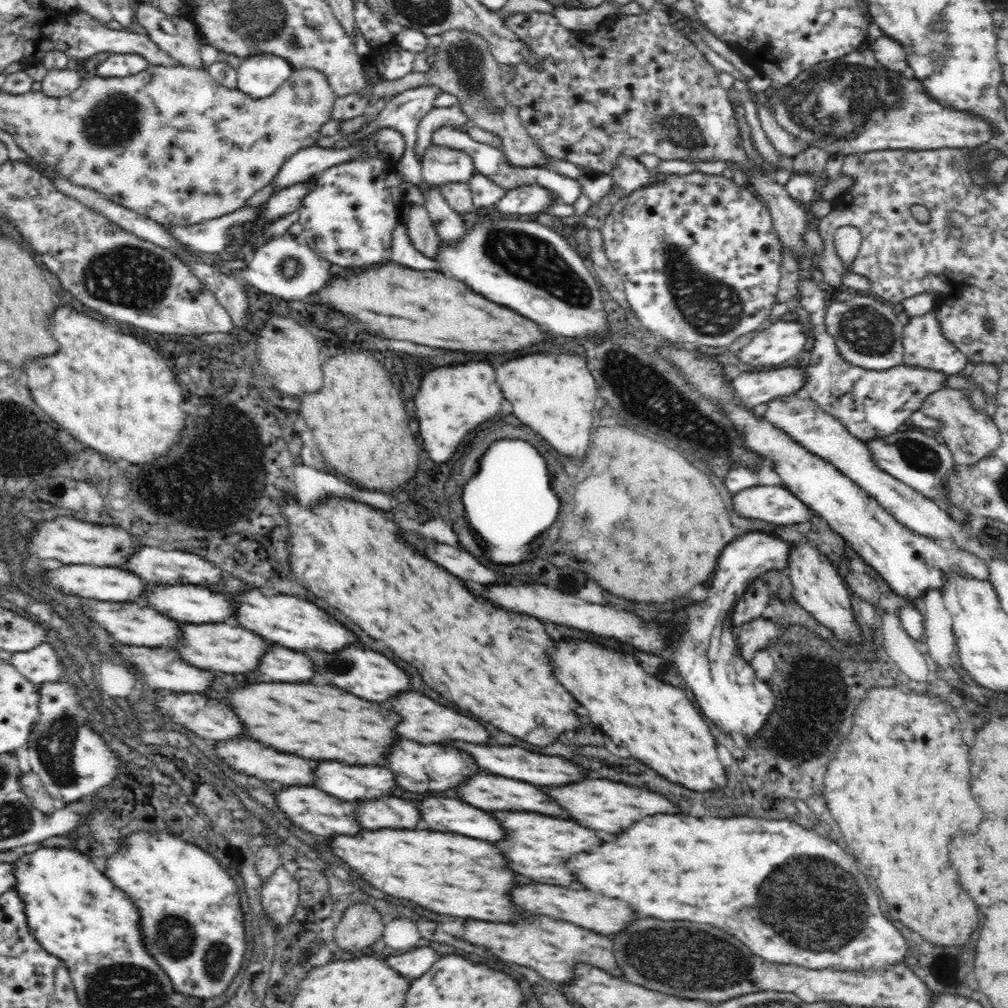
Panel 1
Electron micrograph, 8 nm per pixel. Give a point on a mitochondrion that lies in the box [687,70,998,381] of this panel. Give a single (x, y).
(866, 330)

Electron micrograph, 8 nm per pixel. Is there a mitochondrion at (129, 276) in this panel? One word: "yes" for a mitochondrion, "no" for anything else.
yes

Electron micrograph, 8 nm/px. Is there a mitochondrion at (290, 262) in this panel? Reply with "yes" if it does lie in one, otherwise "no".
yes

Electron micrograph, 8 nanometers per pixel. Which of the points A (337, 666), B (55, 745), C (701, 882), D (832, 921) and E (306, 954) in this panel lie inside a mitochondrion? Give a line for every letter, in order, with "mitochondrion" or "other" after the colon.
A: mitochondrion
B: mitochondrion
C: other
D: mitochondrion
E: other

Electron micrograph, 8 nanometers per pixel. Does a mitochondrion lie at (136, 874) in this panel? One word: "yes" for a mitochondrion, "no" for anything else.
no

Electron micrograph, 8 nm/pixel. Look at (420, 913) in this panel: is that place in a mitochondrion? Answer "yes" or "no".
no

